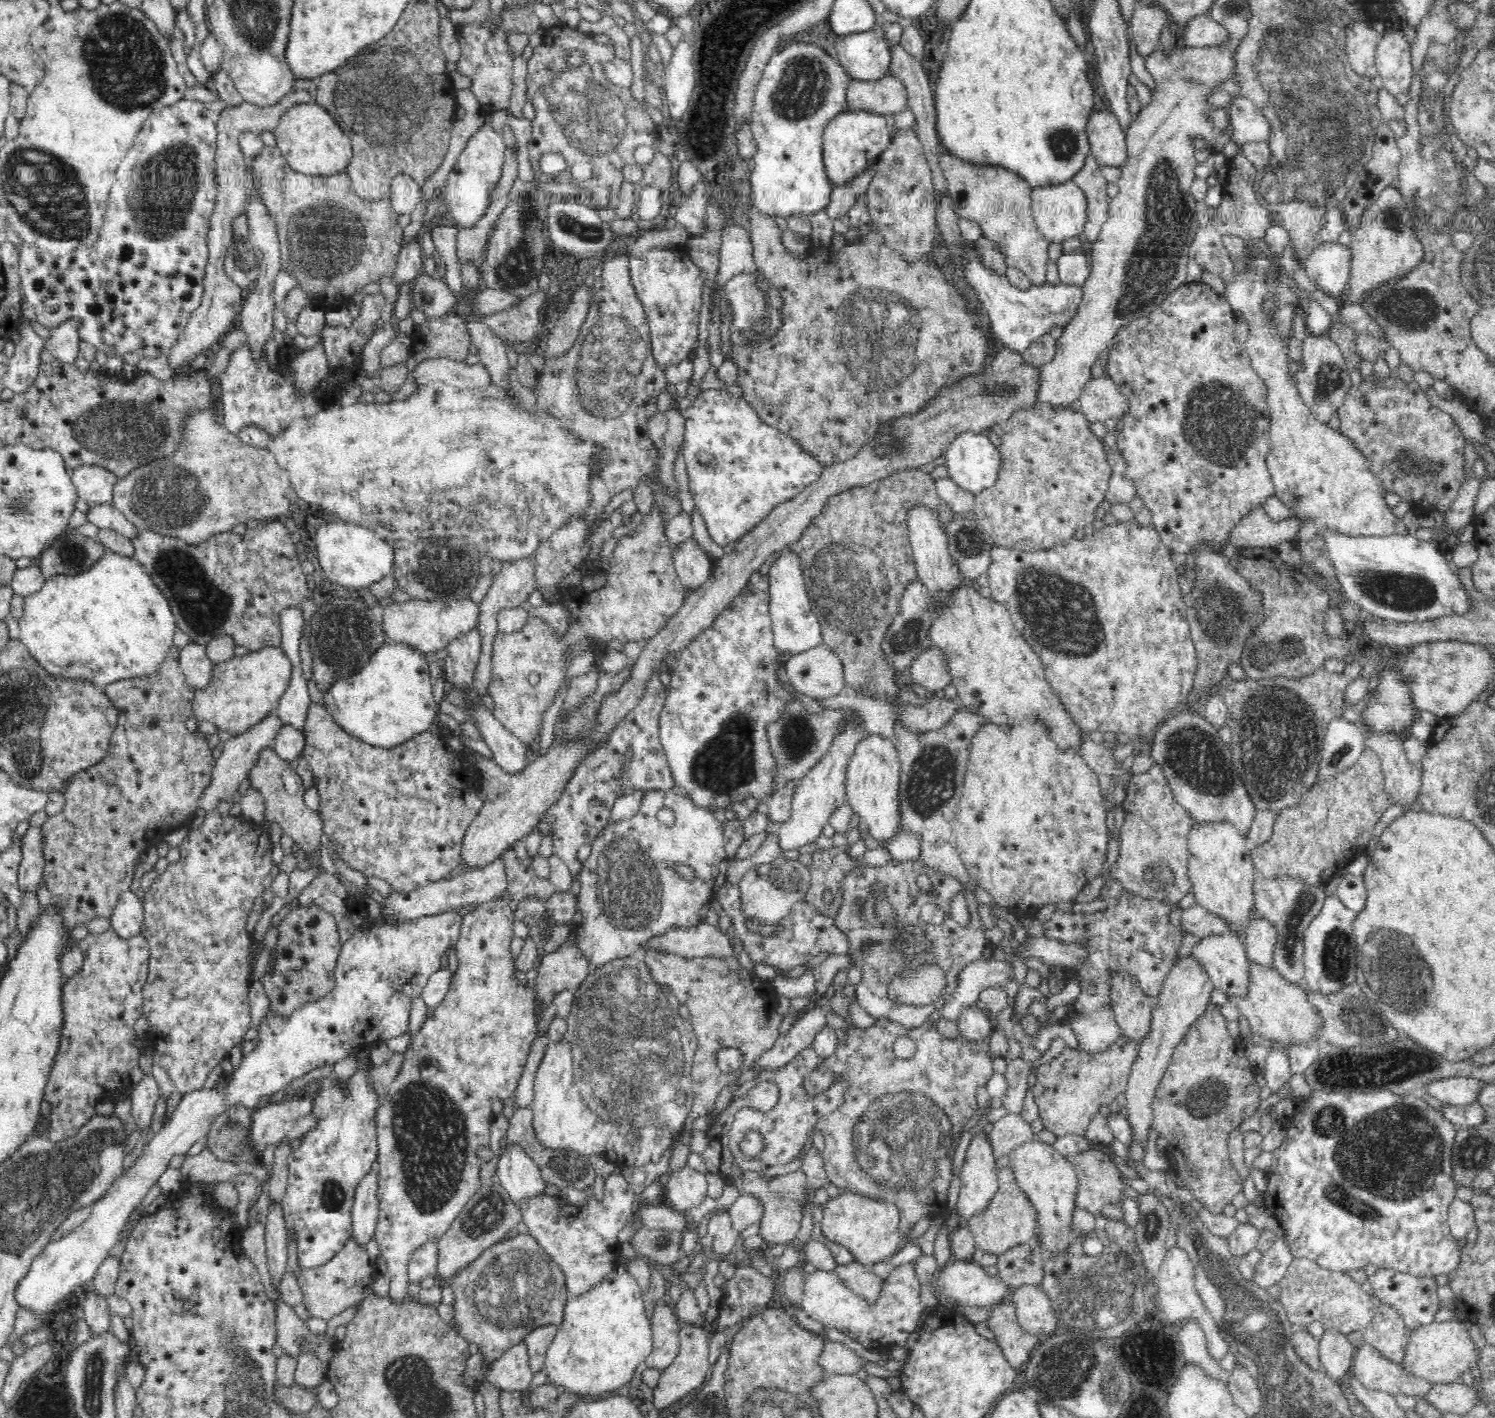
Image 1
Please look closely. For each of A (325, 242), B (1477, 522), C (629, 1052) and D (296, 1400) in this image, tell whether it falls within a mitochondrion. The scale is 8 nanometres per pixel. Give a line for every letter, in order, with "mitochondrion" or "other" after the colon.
A: mitochondrion
B: other
C: mitochondrion
D: mitochondrion

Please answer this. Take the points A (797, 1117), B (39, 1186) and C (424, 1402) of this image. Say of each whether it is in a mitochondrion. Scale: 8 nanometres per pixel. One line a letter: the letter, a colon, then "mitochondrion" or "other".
A: other
B: mitochondrion
C: mitochondrion

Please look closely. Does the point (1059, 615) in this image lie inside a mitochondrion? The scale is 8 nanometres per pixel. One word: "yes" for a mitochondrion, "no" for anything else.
yes

